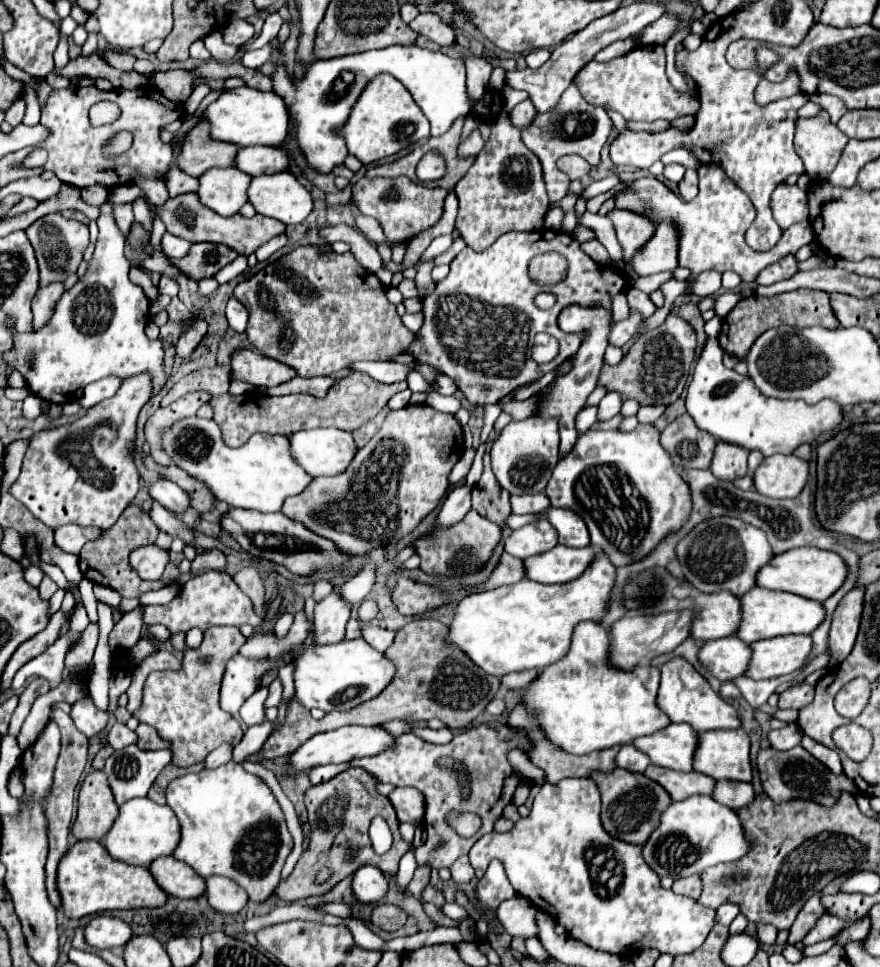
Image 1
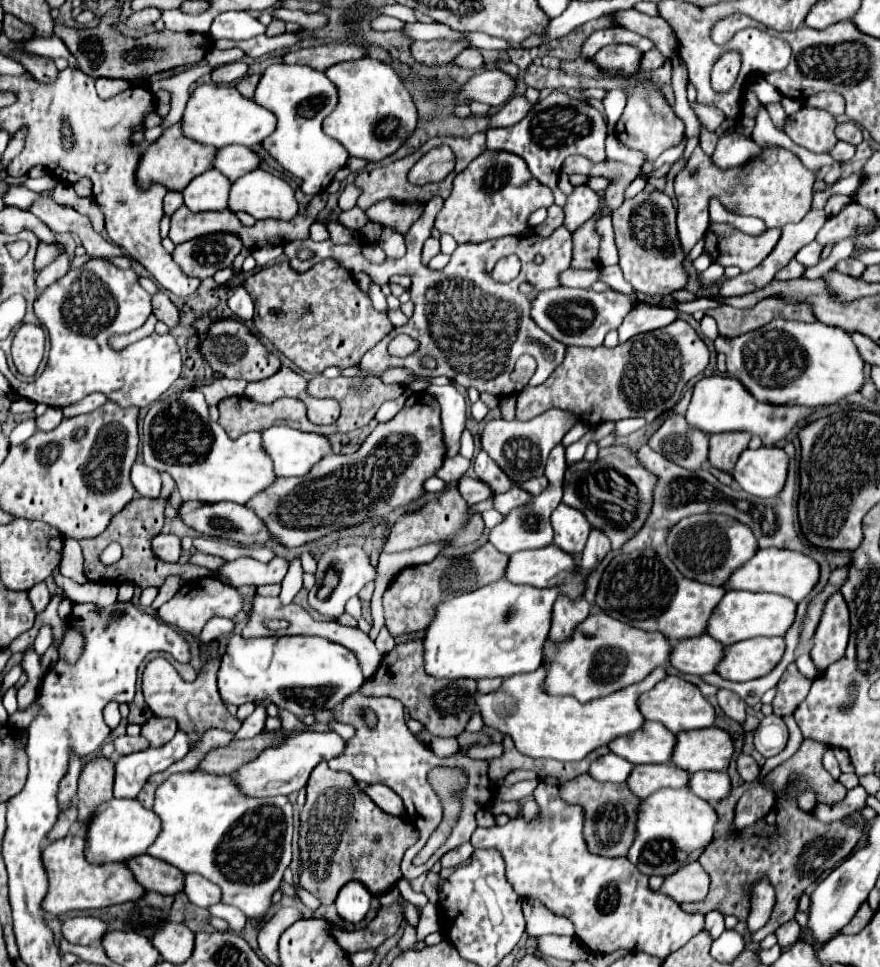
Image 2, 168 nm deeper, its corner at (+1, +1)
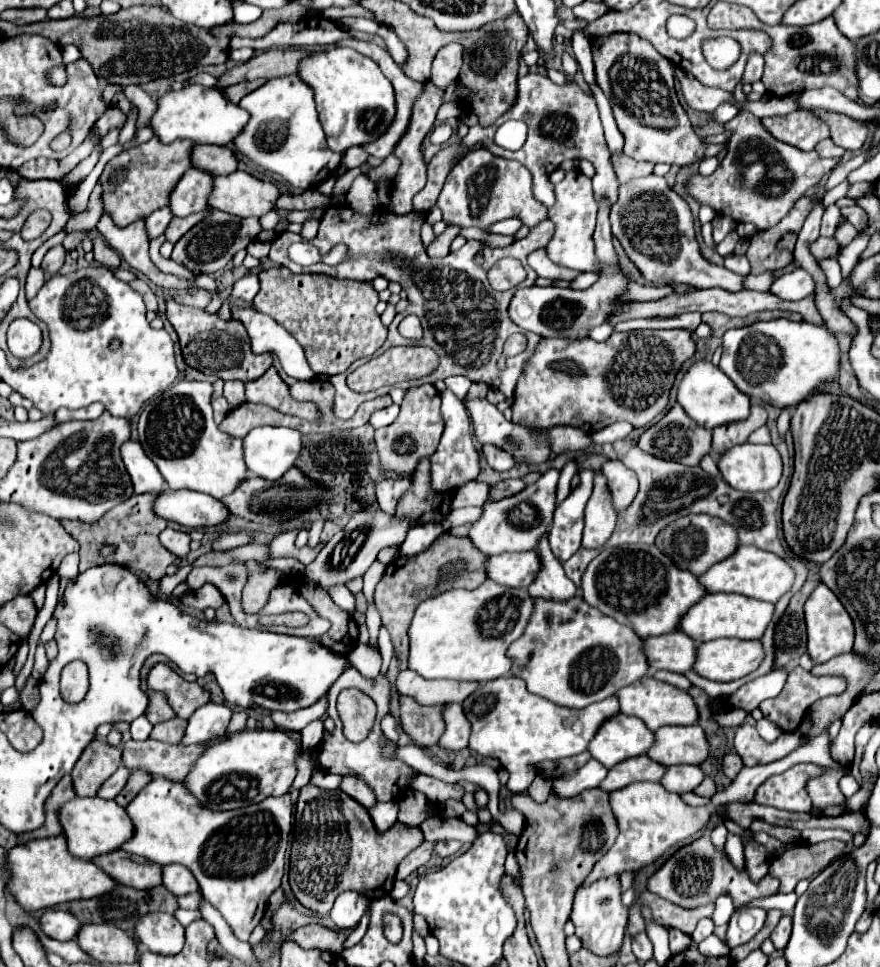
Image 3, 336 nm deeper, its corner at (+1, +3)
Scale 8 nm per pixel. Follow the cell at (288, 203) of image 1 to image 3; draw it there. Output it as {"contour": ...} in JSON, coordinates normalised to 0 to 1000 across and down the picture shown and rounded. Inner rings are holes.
{"contour":[[[265,177],[258,183],[244,183],[238,212],[269,224],[299,224],[313,216],[317,193],[290,185],[278,177]]]}

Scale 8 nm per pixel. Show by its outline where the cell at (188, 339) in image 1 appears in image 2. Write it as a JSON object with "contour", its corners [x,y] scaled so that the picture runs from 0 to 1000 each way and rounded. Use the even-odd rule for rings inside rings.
{"contour":[[[185,301],[176,303],[172,313],[174,313],[174,326],[181,332],[185,332],[190,338],[199,338],[203,334],[203,320],[194,313],[190,303],[185,303]]]}

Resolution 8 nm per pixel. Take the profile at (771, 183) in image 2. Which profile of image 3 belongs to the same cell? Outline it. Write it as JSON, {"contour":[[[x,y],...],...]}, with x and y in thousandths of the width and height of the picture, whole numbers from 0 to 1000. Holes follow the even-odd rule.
{"contour":[[[840,115],[823,132],[833,135],[824,164],[808,181],[797,181],[794,177],[785,179],[778,195],[794,212],[806,212],[810,218],[822,220],[838,231],[856,231],[863,237],[876,237],[892,220],[897,220],[897,216],[901,216],[908,204],[928,193],[953,169],[953,164],[935,164],[928,156],[910,156],[878,144],[878,140],[865,131],[865,123],[847,115]],[[872,156],[883,162],[885,169],[874,169],[874,162],[869,162]]]}

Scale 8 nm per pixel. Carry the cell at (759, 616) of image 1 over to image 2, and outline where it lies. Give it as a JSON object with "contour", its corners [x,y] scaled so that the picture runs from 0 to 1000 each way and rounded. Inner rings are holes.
{"contour":[[[826,611],[824,619],[810,630],[801,655],[808,657],[813,663],[822,667],[833,667],[844,661],[856,659],[883,659],[892,657],[892,653],[899,648],[903,640],[903,628],[899,619],[892,619],[888,615],[874,615],[874,613],[849,613],[849,611]]]}

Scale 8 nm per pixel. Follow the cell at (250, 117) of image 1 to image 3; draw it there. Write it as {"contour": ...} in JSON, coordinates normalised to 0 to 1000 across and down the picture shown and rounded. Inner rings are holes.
{"contour":[[[215,88],[203,94],[192,94],[178,104],[181,113],[172,123],[172,131],[176,140],[185,148],[197,148],[199,144],[215,144],[219,148],[242,148],[242,150],[260,150],[269,138],[283,127],[283,117],[274,113],[269,107],[263,107],[256,100],[253,92]]]}

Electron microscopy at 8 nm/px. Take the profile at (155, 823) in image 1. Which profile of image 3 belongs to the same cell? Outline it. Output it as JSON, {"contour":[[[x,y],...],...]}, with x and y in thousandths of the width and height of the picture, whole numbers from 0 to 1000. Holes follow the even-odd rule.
{"contour":[[[85,824],[83,828],[69,835],[67,845],[76,866],[78,880],[90,888],[106,888],[113,886],[115,882],[133,880],[142,870],[151,866],[151,853],[149,853],[151,849],[147,849],[147,845],[142,843],[142,835],[133,832],[128,826],[122,828],[115,824],[97,824],[97,826]]]}

